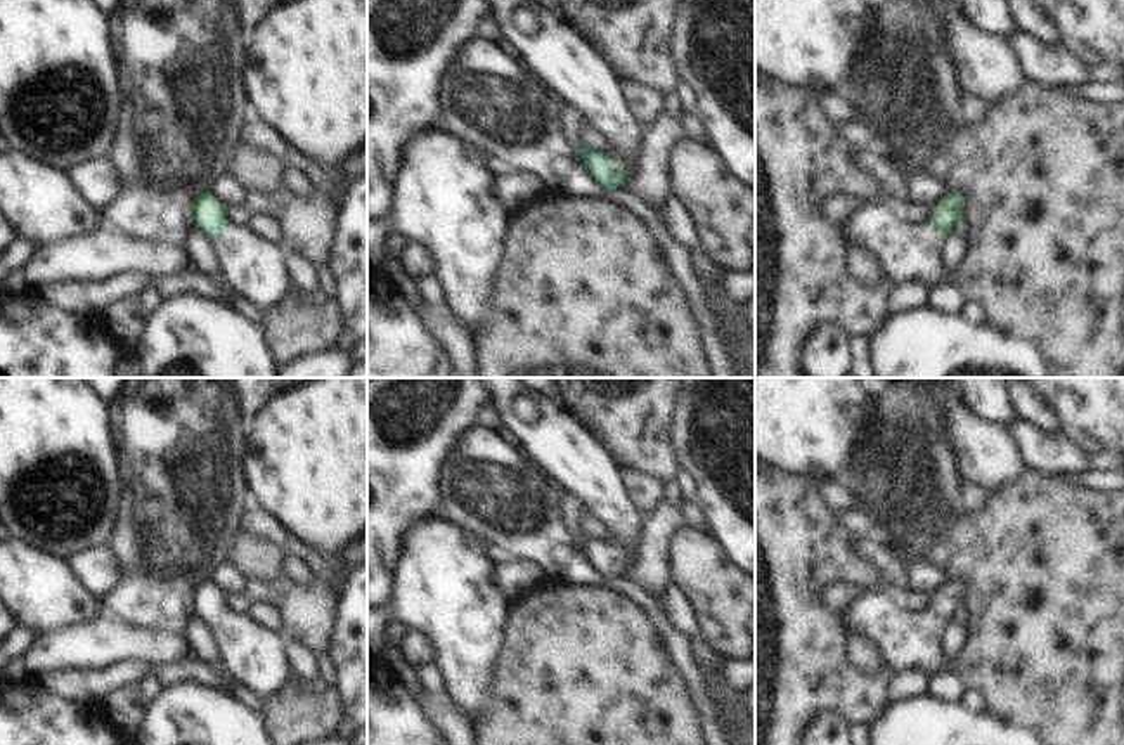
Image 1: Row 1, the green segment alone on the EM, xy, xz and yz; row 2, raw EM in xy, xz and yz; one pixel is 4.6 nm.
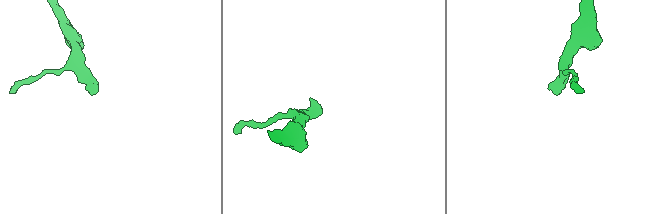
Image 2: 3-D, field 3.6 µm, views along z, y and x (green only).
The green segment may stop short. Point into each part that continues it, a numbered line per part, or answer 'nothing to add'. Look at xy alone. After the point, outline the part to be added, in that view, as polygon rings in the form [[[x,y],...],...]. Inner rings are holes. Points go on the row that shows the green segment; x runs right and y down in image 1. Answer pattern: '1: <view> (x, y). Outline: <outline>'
1: xy (255, 269). Outline: [[[232,225],[213,241],[220,277],[237,295],[262,312],[281,303],[294,291],[284,267],[284,256],[258,237],[248,225]]]

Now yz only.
1: yz (908, 253). Outline: [[[868,201],[840,236],[869,249],[880,262],[887,284],[921,282],[927,288],[954,282],[958,270],[944,265],[944,241],[933,225],[911,225],[902,213]]]

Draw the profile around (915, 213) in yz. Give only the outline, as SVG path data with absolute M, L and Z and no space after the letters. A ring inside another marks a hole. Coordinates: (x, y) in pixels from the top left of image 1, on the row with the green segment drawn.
M908 201L901 213L911 225L927 225L928 220L933 217L933 210L930 206L916 204L913 201Z

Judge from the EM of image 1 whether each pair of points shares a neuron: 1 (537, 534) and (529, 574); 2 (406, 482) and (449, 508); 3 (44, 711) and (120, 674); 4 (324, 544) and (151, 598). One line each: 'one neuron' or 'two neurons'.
1: two neurons
2: two neurons
3: two neurons
4: two neurons

